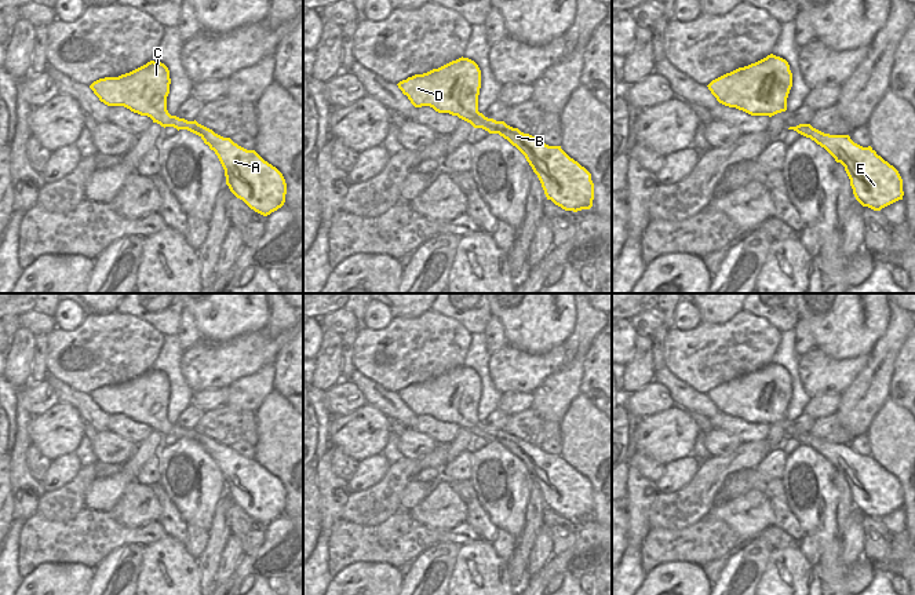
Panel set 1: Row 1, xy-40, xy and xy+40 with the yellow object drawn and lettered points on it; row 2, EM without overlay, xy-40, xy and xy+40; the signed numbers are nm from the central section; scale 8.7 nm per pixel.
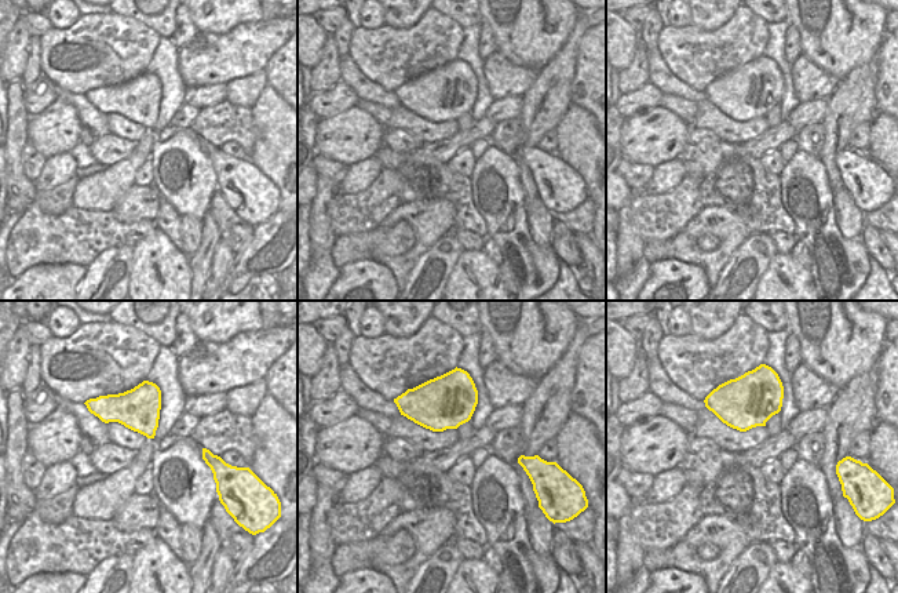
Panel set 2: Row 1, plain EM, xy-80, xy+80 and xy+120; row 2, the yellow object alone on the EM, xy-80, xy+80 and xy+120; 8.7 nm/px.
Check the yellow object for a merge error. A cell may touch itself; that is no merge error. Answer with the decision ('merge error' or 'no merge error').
no merge error

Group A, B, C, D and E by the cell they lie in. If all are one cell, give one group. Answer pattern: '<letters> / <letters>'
A B C D E

